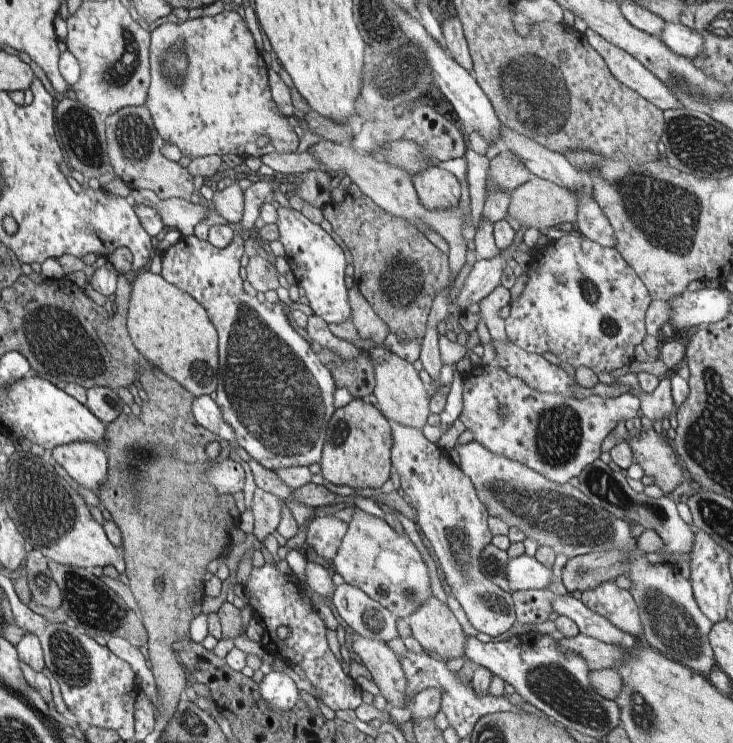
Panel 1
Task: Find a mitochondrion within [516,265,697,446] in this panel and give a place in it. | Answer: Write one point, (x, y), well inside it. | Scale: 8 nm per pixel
(609, 327)

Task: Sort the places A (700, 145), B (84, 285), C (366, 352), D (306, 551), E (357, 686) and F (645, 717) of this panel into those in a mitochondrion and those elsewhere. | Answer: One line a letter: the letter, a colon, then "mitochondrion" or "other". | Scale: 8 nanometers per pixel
A: mitochondrion
B: other
C: other
D: other
E: other
F: mitochondrion

